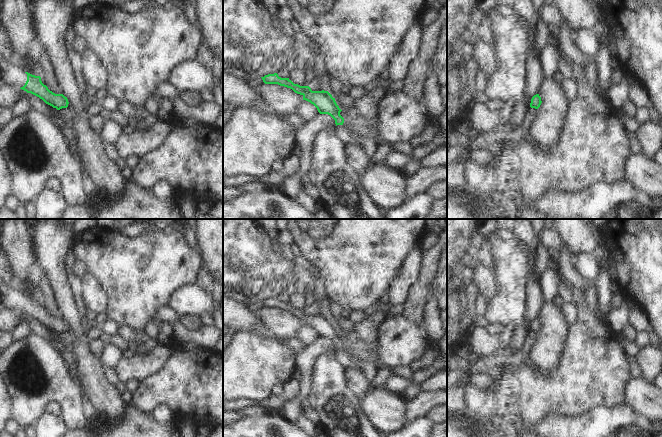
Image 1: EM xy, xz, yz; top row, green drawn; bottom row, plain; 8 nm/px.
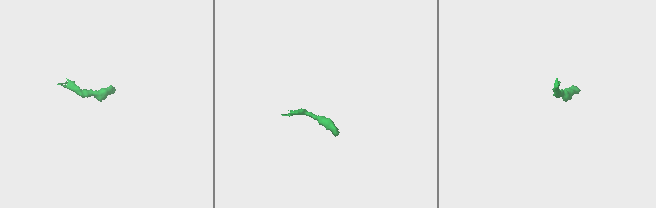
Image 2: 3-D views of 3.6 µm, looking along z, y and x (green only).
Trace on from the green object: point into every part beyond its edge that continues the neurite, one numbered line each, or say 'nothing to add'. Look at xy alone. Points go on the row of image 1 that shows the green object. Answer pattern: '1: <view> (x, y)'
1: xy (11, 74)

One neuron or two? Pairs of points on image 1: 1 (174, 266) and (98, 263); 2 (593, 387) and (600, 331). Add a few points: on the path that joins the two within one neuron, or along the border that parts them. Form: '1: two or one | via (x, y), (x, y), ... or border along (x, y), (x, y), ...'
1: one | via (155, 272), (120, 272), (117, 269)
2: one | via (593, 373), (593, 345)

